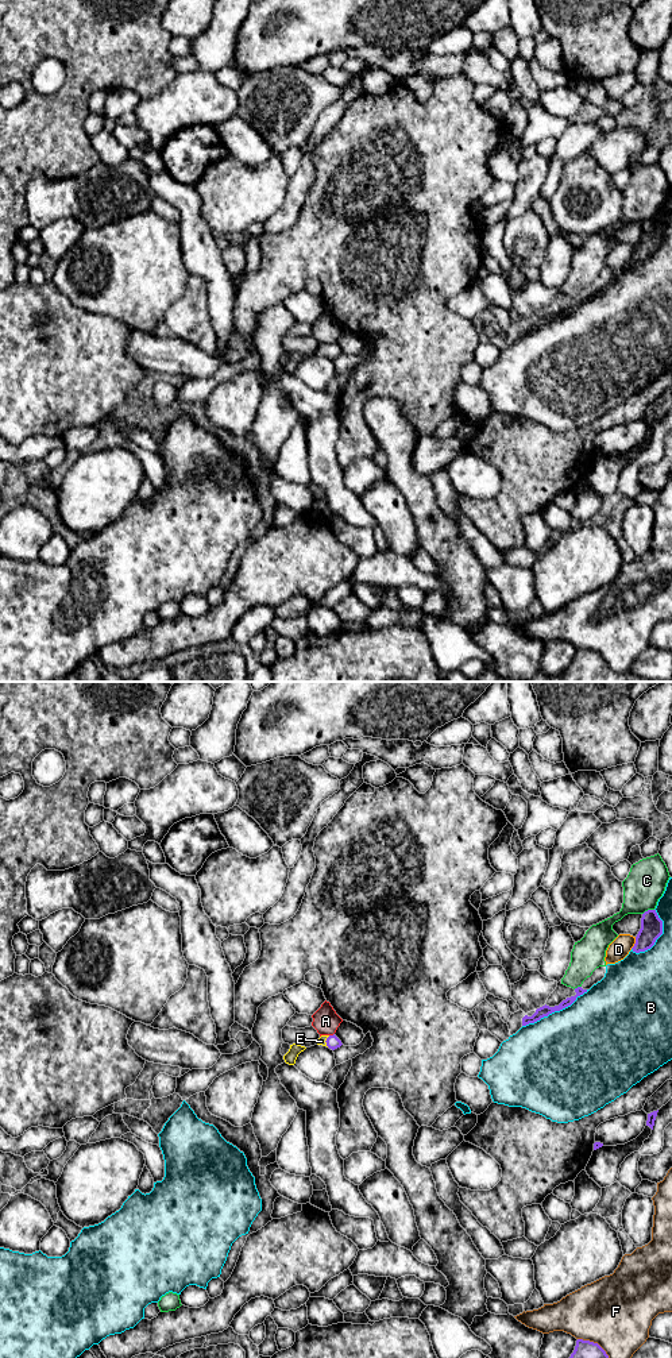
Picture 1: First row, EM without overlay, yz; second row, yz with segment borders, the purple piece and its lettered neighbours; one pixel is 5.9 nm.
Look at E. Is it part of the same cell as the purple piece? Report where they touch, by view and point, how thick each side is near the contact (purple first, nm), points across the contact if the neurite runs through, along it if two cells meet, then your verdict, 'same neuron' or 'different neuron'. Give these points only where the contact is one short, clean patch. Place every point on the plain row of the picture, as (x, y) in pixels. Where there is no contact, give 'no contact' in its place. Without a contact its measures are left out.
contact yz (325, 350); calibres 80 and 50 nm; different neuron

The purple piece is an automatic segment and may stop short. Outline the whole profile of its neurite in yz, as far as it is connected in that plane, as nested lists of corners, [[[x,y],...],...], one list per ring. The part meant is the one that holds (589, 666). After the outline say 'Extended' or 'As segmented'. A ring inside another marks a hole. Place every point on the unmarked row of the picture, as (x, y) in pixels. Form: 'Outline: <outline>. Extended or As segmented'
Outline: [[[578,648],[571,666],[557,676],[547,676],[541,672],[521,682],[659,682],[642,679],[630,671],[613,671],[606,660],[594,651]]]. As segmented

